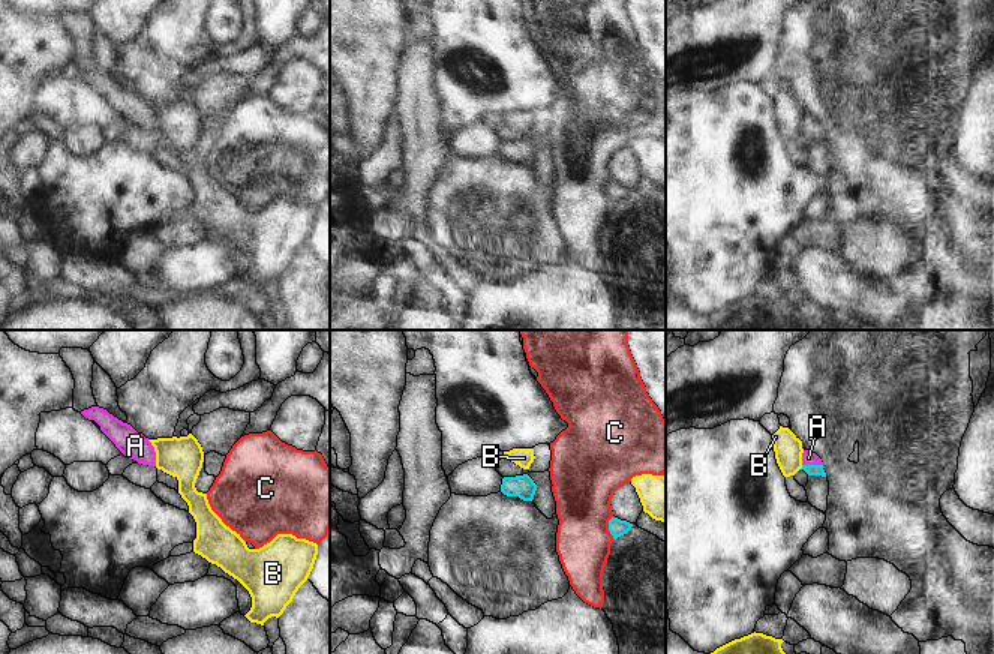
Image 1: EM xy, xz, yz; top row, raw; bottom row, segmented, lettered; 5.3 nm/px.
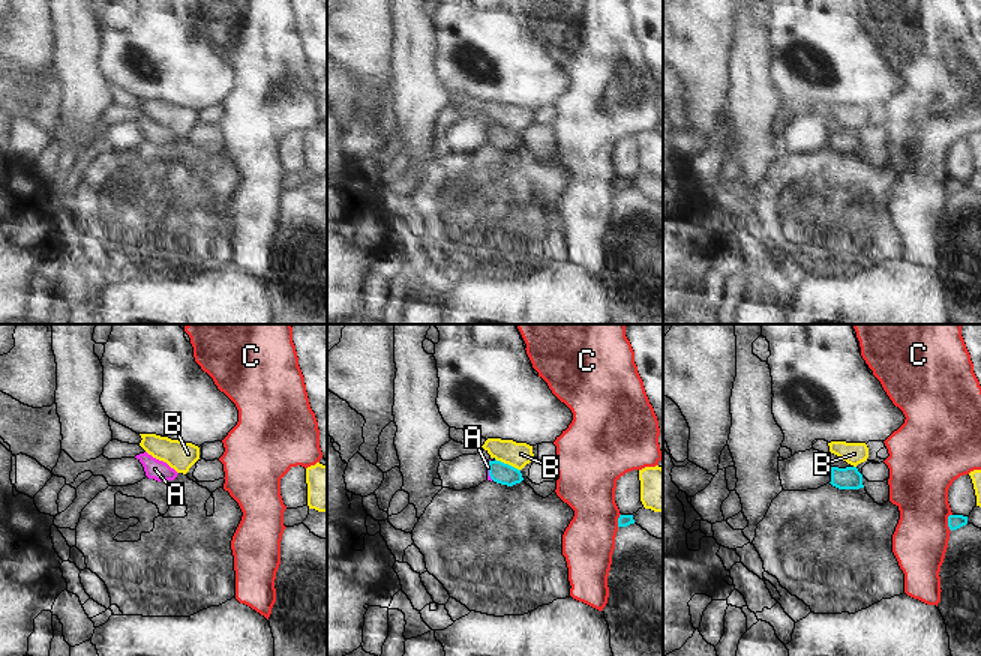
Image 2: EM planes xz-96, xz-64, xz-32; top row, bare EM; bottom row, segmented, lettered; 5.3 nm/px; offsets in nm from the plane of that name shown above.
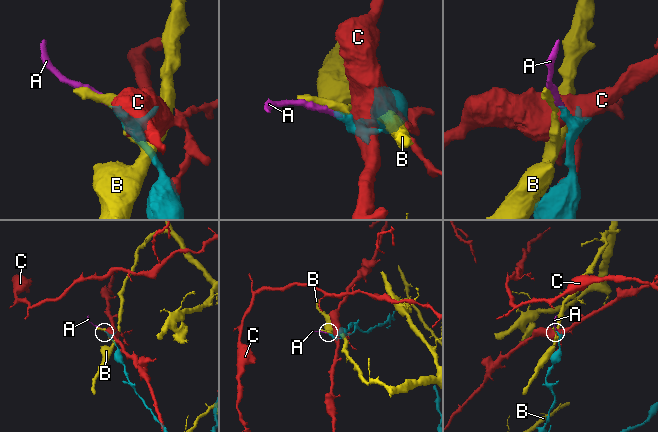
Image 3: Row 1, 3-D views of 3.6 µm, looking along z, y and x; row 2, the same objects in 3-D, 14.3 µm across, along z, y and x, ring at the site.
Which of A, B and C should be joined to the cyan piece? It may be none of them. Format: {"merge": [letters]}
{"merge": ["A"]}

